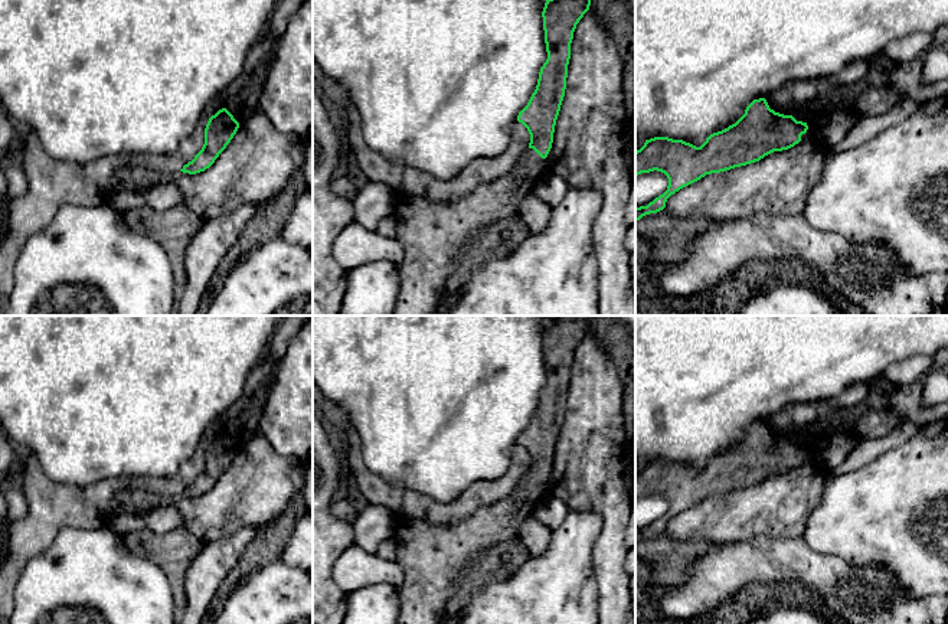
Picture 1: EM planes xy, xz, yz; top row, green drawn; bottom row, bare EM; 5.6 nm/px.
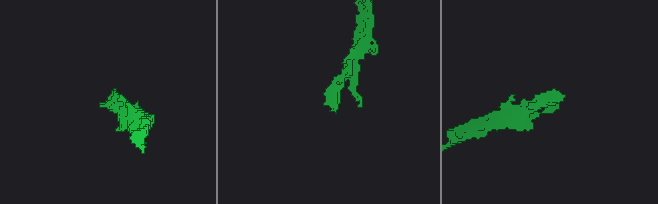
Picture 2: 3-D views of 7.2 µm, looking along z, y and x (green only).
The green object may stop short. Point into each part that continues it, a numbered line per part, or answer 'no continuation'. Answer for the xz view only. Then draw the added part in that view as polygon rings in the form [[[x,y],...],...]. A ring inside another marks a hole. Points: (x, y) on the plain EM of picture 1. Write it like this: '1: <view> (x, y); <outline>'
1: xz (437, 558); [[[527,470],[507,497],[491,506],[475,509],[471,516],[457,523],[399,517],[393,540],[396,542],[396,562],[403,569],[405,579],[398,588],[401,612],[396,624],[439,624],[470,574],[481,562],[483,553],[519,536],[523,520],[546,497],[545,484],[546,481]]]

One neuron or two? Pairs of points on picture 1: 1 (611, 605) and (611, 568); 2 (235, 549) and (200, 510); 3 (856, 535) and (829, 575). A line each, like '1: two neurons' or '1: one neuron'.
1: one neuron
2: two neurons
3: two neurons

